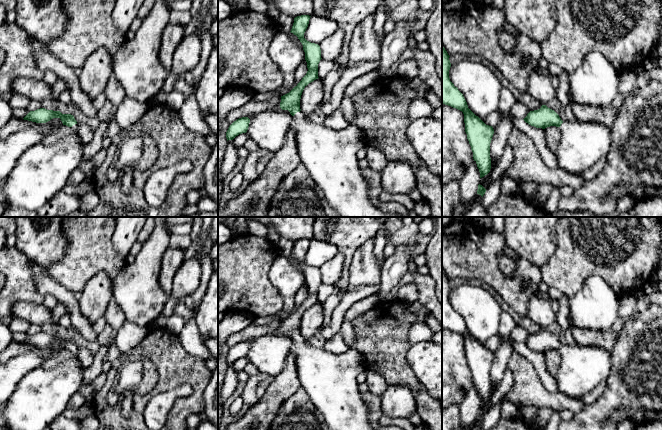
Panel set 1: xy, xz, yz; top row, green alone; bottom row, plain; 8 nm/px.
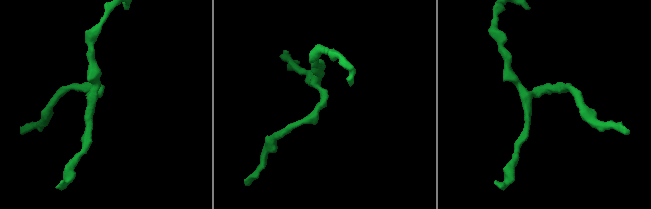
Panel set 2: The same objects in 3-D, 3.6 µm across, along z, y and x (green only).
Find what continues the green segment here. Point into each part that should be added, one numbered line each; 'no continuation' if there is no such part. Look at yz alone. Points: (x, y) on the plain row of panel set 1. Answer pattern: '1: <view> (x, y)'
1: yz (582, 368)

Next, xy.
1: xy (42, 395)

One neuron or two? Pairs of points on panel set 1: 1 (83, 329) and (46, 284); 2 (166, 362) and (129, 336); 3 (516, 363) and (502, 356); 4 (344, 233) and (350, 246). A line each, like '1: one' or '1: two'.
1: one
2: two
3: two
4: one

